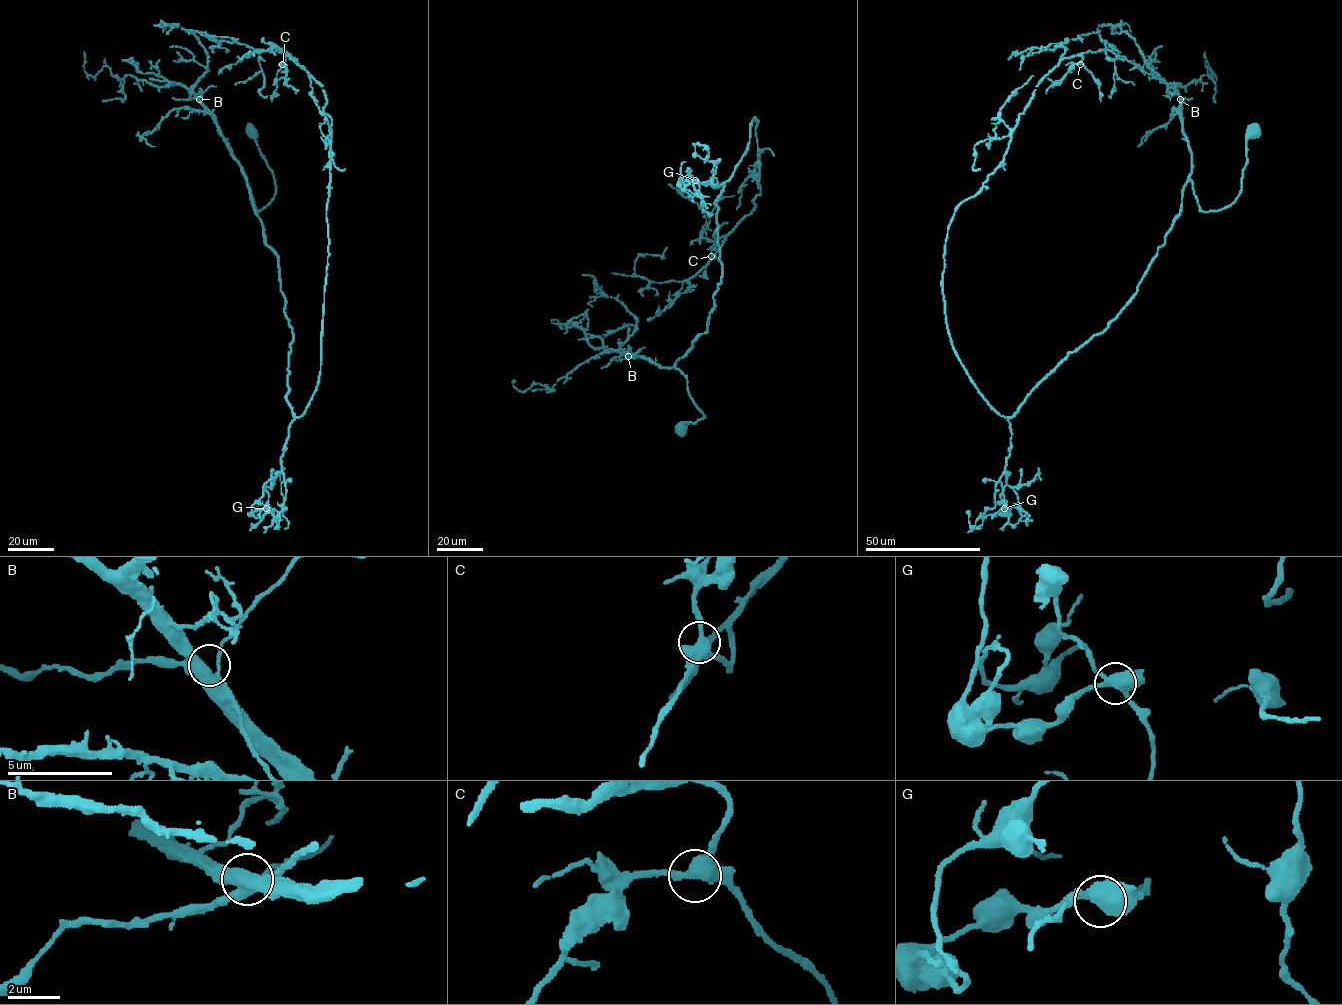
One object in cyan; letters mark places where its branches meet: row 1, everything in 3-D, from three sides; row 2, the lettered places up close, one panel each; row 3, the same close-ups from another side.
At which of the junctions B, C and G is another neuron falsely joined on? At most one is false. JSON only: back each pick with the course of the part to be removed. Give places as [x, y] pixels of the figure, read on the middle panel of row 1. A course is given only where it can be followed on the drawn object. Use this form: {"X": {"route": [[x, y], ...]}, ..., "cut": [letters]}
{"G": {"route": [[695, 180], [688, 185], [678, 182], [681, 164], [685, 161]]}, "cut": ["G"]}

